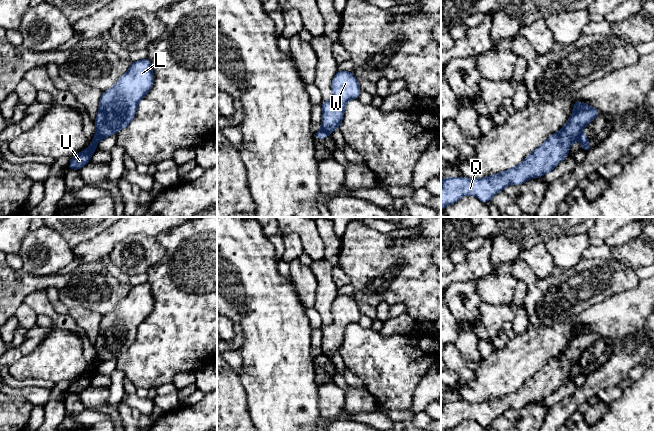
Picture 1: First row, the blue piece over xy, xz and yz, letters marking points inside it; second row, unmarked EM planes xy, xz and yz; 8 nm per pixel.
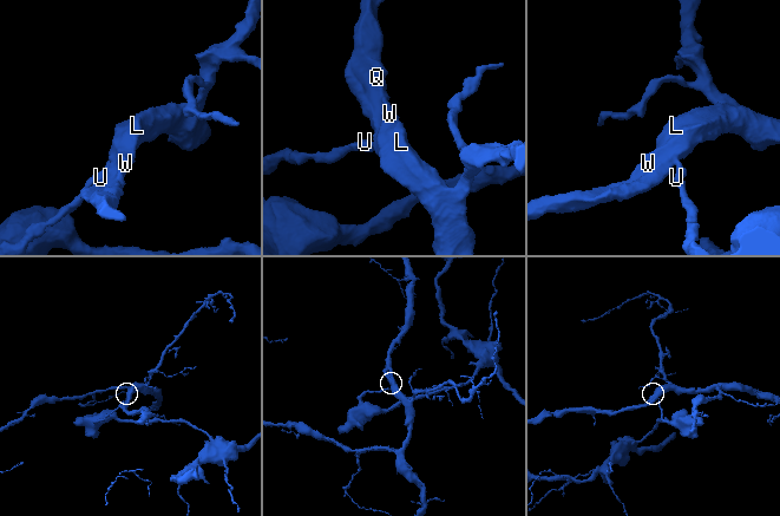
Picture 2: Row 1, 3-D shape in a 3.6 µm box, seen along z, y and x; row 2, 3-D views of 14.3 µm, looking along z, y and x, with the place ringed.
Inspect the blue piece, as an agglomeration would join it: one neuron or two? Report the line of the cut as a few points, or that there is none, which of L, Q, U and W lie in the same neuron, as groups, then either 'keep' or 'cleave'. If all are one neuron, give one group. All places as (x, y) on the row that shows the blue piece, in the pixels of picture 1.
xz (321, 130), (328, 134) | L Q W / U | cleave

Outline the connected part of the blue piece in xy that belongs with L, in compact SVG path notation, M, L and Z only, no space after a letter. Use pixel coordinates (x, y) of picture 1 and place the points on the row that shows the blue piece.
M148 58L132 62L113 88L102 92L99 111L94 120L96 132L104 139L117 134L133 120L138 103L154 83L154 74Z

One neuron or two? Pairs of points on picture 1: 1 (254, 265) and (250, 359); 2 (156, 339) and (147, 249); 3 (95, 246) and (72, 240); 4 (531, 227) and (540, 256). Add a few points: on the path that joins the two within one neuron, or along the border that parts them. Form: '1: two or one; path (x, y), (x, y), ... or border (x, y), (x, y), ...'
1: one; path (254, 288), (256, 296), (256, 336)
2: two; border (163, 249), (164, 255), (146, 272)
3: two; border (102, 231), (92, 238), (83, 240), (73, 248)
4: two; border (545, 243), (536, 243), (523, 249), (519, 257)

